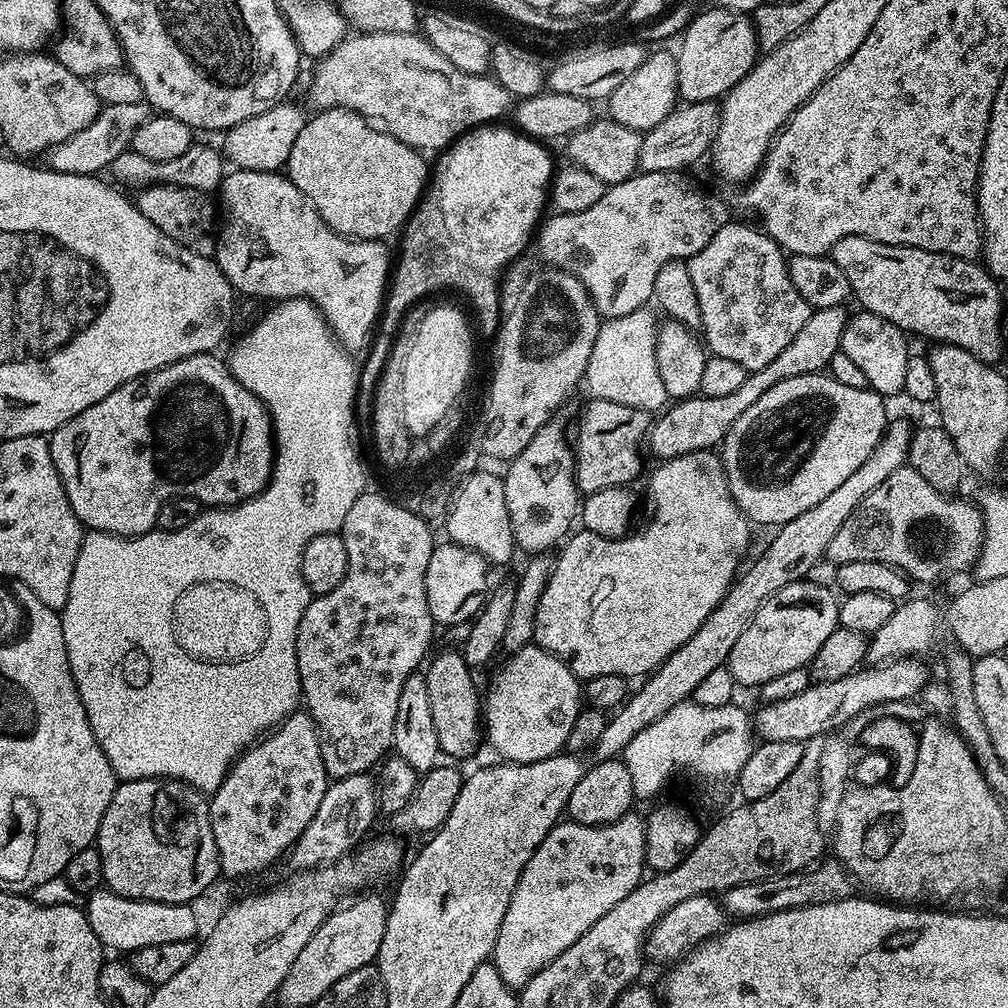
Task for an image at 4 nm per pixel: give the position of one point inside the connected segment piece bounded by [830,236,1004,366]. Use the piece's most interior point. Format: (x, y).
(949, 300)

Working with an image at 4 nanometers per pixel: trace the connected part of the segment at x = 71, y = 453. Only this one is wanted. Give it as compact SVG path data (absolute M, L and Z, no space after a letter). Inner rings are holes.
M203 352L194 354L190 358L182 358L170 366L162 366L158 370L148 372L144 376L134 378L114 394L106 394L102 402L94 402L82 414L70 418L61 428L57 428L51 433L48 445L50 454L54 458L54 466L62 478L62 486L74 514L79 518L81 525L85 529L93 532L108 532L112 536L141 536L143 532L150 532L156 528L158 510L167 500L173 497L185 496L191 500L198 501L202 506L208 508L226 508L233 504L241 504L242 501L257 496L268 485L272 479L272 465L274 463L274 429L272 427L272 415L268 413L268 405L250 394L238 378L228 369L227 363L223 359L219 360L219 355Z

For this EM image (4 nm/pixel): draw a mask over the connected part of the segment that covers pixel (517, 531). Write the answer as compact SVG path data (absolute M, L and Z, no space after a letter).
M549 422L544 425L542 430L538 430L538 434L534 434L532 441L526 446L526 450L522 450L522 454L518 454L513 458L513 460L507 461L506 468L508 468L508 473L503 473L502 479L504 482L504 489L506 490L506 514L510 514L510 526L512 527L512 533L516 539L516 547L522 553L528 552L527 554L544 554L549 550L547 548L555 549L557 545L561 543L569 535L572 520L577 519L578 516L578 489L576 487L576 457L574 455L573 445L564 437L564 432L562 429L556 425L556 422Z

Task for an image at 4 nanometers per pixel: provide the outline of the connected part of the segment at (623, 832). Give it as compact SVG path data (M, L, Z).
M629 814L618 818L609 824L598 826L586 826L575 822L561 822L542 838L538 850L526 862L522 874L518 878L518 886L510 898L510 906L506 906L506 918L502 918L502 926L498 930L498 938L494 942L494 950L490 957L490 963L502 974L502 982L513 990L519 990L538 974L566 946L574 946L602 914L606 914L630 890L640 885L640 881L646 876L646 861L644 859L644 822L643 815Z

